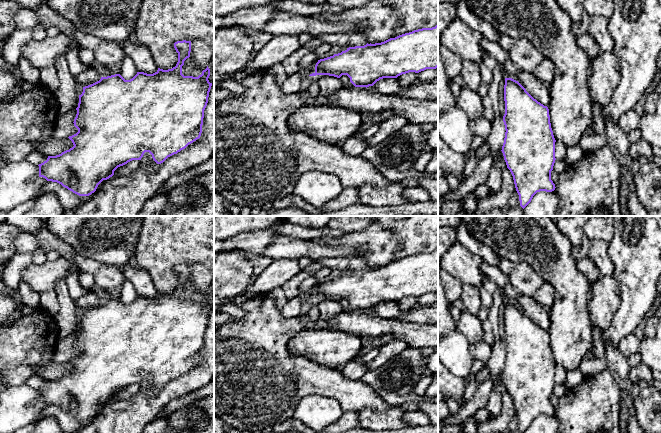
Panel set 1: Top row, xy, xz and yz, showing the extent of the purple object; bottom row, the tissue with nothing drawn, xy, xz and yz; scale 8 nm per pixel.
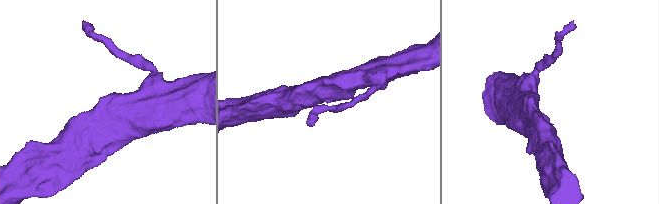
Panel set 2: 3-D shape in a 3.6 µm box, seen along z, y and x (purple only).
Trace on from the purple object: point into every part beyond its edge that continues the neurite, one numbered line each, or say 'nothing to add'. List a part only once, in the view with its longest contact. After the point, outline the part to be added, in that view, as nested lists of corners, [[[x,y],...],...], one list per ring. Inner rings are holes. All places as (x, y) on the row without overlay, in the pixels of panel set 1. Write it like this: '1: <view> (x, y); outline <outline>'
nothing to add

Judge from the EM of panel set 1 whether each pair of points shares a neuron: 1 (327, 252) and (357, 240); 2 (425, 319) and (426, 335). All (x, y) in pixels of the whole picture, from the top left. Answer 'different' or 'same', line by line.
1: different
2: different

